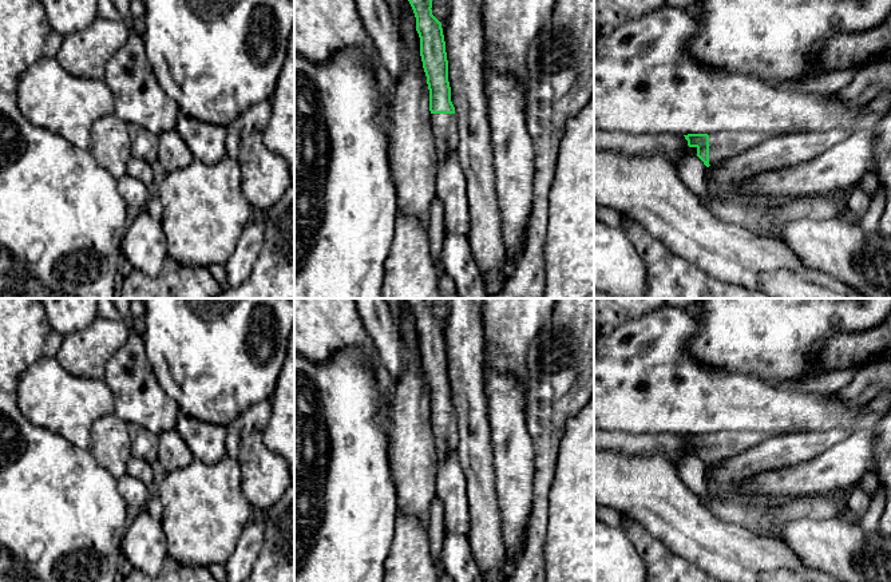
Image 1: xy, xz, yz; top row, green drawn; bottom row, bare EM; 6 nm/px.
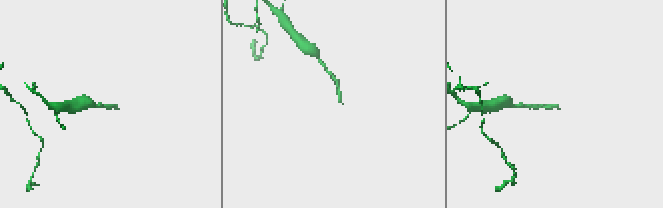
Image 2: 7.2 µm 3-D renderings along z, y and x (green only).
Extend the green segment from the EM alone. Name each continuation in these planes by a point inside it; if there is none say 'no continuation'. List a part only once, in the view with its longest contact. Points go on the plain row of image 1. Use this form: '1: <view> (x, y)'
1: yz (723, 444)

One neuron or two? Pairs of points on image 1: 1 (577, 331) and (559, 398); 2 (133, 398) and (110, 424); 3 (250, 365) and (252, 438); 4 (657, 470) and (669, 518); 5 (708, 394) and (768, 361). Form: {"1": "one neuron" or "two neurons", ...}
{"1": "one neuron", "2": "two neurons", "3": "two neurons", "4": "one neuron", "5": "two neurons"}

